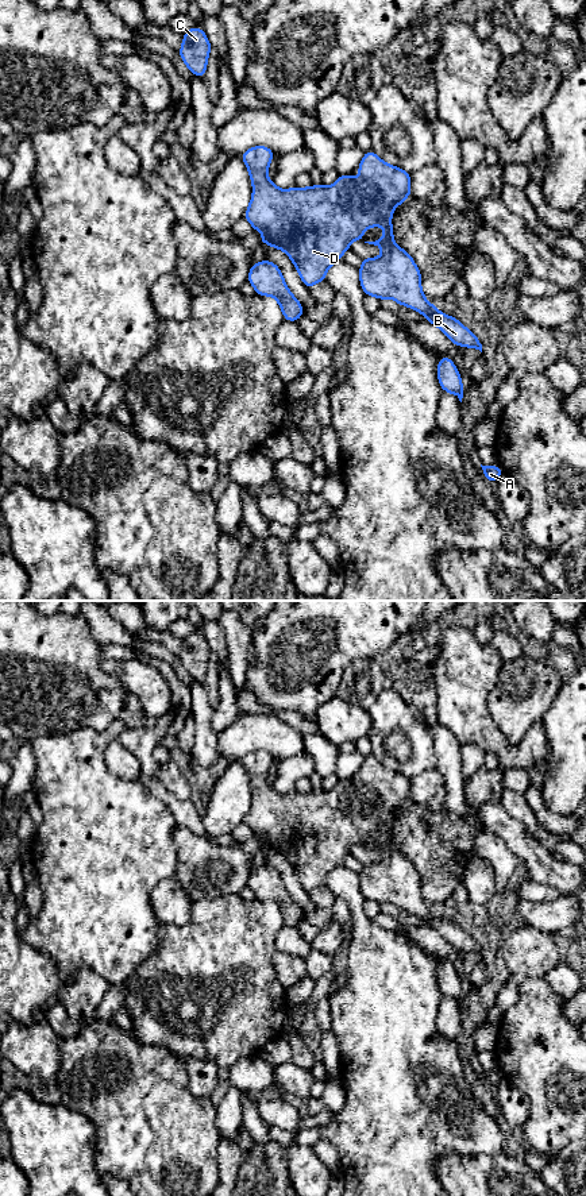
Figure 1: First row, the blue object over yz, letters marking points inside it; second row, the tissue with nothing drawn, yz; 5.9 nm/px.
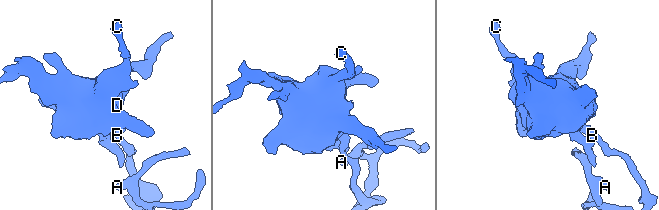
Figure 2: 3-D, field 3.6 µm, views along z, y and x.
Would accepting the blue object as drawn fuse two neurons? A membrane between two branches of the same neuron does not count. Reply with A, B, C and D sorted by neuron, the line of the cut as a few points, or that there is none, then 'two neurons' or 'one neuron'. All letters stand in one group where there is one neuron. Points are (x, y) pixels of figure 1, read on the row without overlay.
groups A B C D; cut none; one neuron

